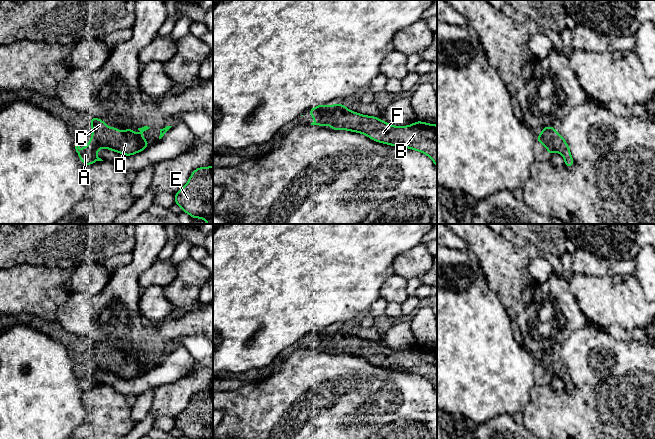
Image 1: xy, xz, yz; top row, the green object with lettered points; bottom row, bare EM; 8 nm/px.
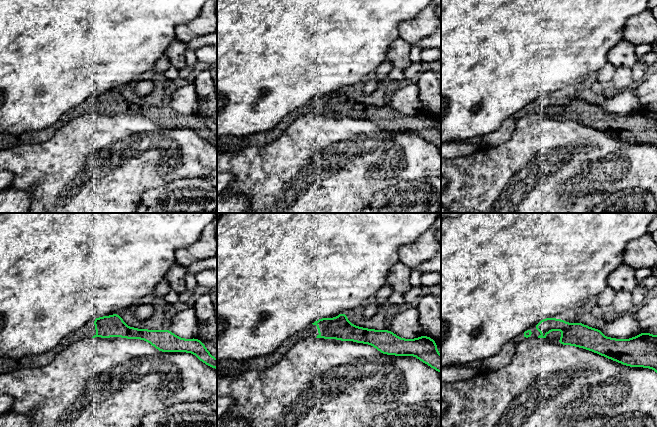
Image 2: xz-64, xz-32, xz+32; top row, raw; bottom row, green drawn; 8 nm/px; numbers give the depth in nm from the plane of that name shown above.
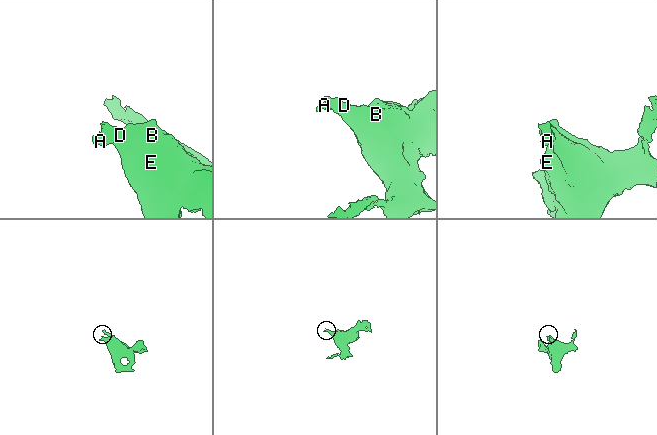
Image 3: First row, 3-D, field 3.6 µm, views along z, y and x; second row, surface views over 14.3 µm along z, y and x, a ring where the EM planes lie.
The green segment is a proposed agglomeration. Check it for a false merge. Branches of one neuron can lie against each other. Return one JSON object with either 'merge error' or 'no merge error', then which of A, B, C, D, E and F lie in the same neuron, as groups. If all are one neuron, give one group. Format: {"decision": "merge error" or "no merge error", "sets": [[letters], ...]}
{"decision": "no merge error", "sets": [["A", "B", "C", "D", "E", "F"]]}

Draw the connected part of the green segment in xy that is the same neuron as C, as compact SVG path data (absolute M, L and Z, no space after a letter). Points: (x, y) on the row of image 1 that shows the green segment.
M90 117L92 125L92 137L90 142L80 151L80 145L75 144L75 149L82 163L86 166L91 165L96 161L103 161L96 155L96 152L101 148L107 148L116 151L125 156L130 156L143 151L149 145L149 142L143 138L143 132L150 127L144 126L138 128L141 135L131 129L125 129L120 132L117 127L109 128L101 119Z

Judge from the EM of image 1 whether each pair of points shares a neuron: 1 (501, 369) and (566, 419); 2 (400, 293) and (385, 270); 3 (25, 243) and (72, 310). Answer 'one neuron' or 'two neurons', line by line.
1: two neurons
2: two neurons
3: two neurons

